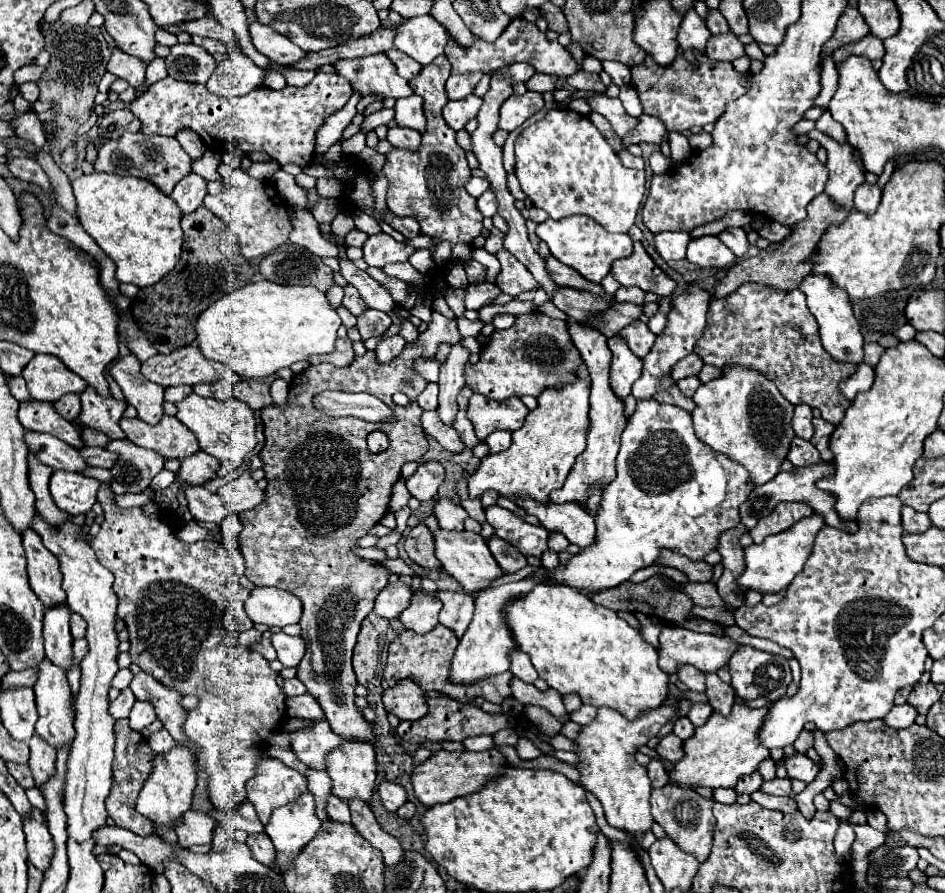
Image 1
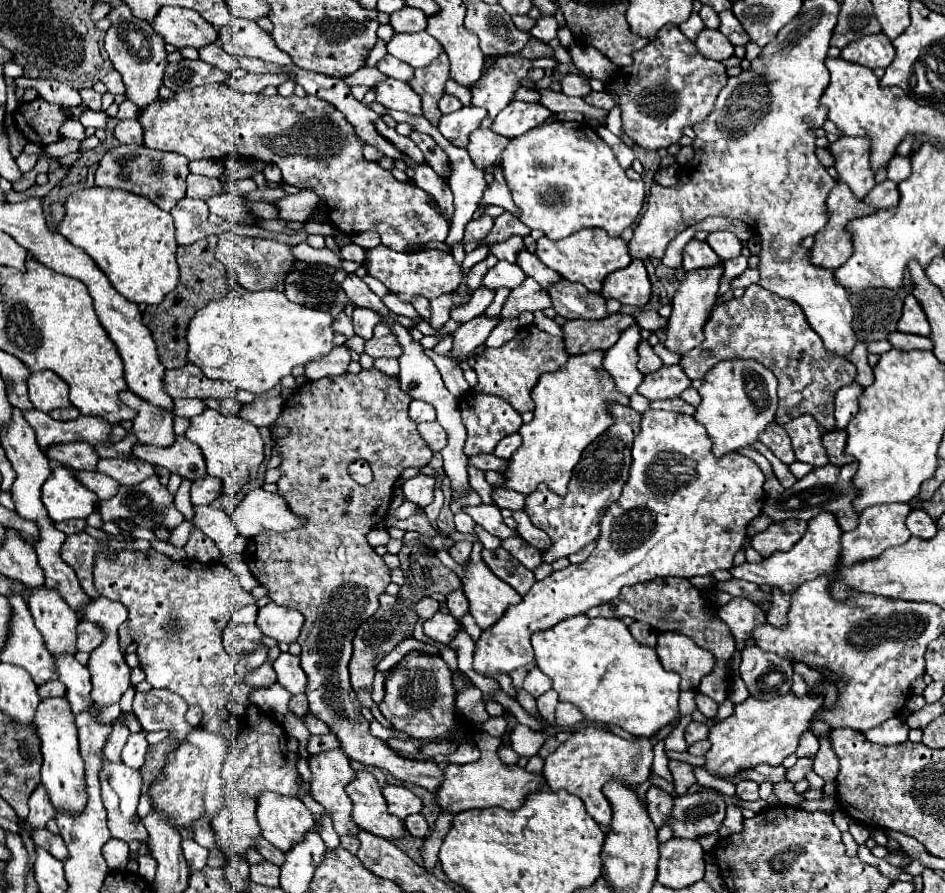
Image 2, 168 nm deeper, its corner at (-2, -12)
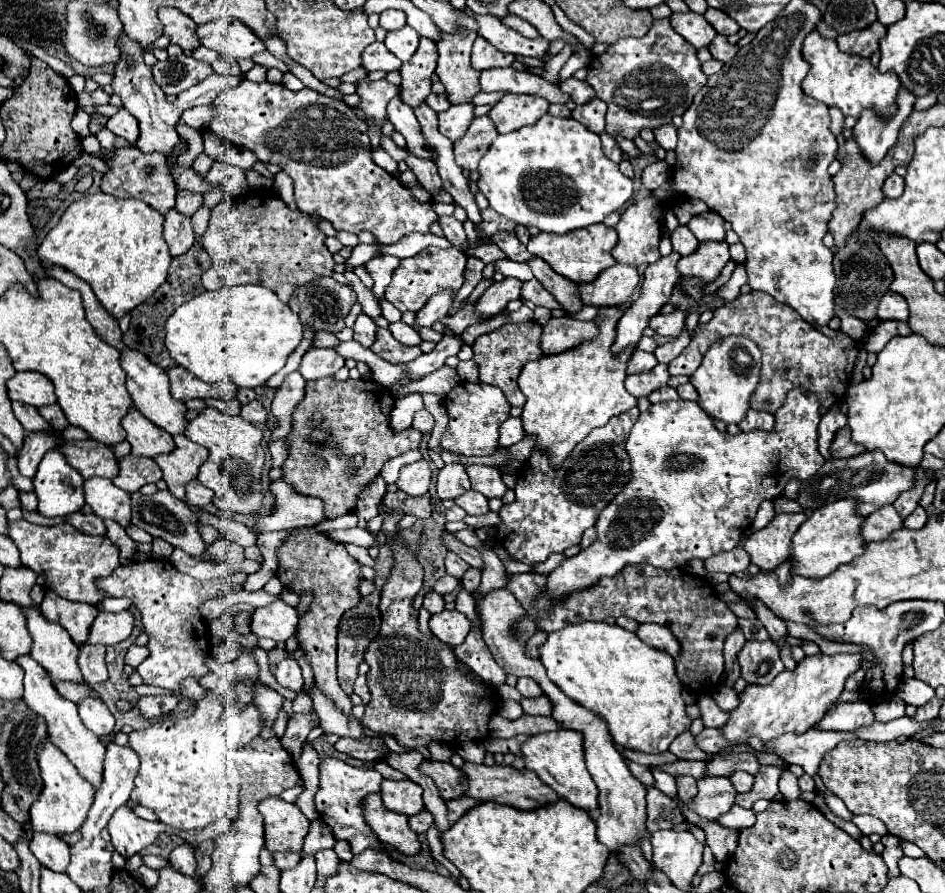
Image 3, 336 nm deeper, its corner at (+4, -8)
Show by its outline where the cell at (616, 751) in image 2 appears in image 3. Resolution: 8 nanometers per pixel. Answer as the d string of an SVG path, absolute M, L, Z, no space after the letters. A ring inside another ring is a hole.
M555 730L531 736L523 748L525 768L533 770L547 786L551 786L561 798L581 810L595 810L595 784L585 768L585 740L577 730Z

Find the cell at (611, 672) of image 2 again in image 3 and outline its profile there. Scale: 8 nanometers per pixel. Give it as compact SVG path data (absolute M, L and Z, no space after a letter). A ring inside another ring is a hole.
M579 622L551 632L539 646L539 660L543 662L549 680L559 686L565 696L599 714L607 722L613 740L625 748L647 754L665 752L669 744L691 724L685 714L685 702L681 698L683 686L675 672L675 660L661 650L647 646L633 632L627 632L617 624Z

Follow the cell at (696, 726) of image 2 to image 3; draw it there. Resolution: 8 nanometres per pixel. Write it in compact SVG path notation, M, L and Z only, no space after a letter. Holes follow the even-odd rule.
M685 730L683 734L679 734L673 744L669 746L669 750L681 758L681 760L707 760L707 754L703 750L699 750L693 742L693 734L689 730Z

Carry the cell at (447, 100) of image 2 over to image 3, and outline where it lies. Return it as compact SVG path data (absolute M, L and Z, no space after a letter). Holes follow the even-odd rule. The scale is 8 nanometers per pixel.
M431 94L431 96L427 98L427 106L433 108L435 112L441 112L441 110L447 110L447 108L451 106L451 102L447 100L445 94Z

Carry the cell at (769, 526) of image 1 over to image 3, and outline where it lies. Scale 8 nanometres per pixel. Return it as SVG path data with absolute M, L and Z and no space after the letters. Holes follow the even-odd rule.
M805 512L777 514L765 528L753 532L745 542L745 550L751 562L761 570L773 570L787 560L789 544L801 522L805 522Z

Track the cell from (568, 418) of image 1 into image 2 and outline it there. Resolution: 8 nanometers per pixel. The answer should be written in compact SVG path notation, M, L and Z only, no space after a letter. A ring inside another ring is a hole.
M603 350L569 356L561 370L545 372L533 386L533 420L529 424L523 424L519 430L519 434L523 436L523 444L513 454L511 464L503 474L507 478L505 488L531 494L537 484L545 482L555 494L567 492L567 484L571 480L575 464L581 458L581 452L613 424L609 404L629 406L629 396L617 392L613 378L603 368L603 358Z

